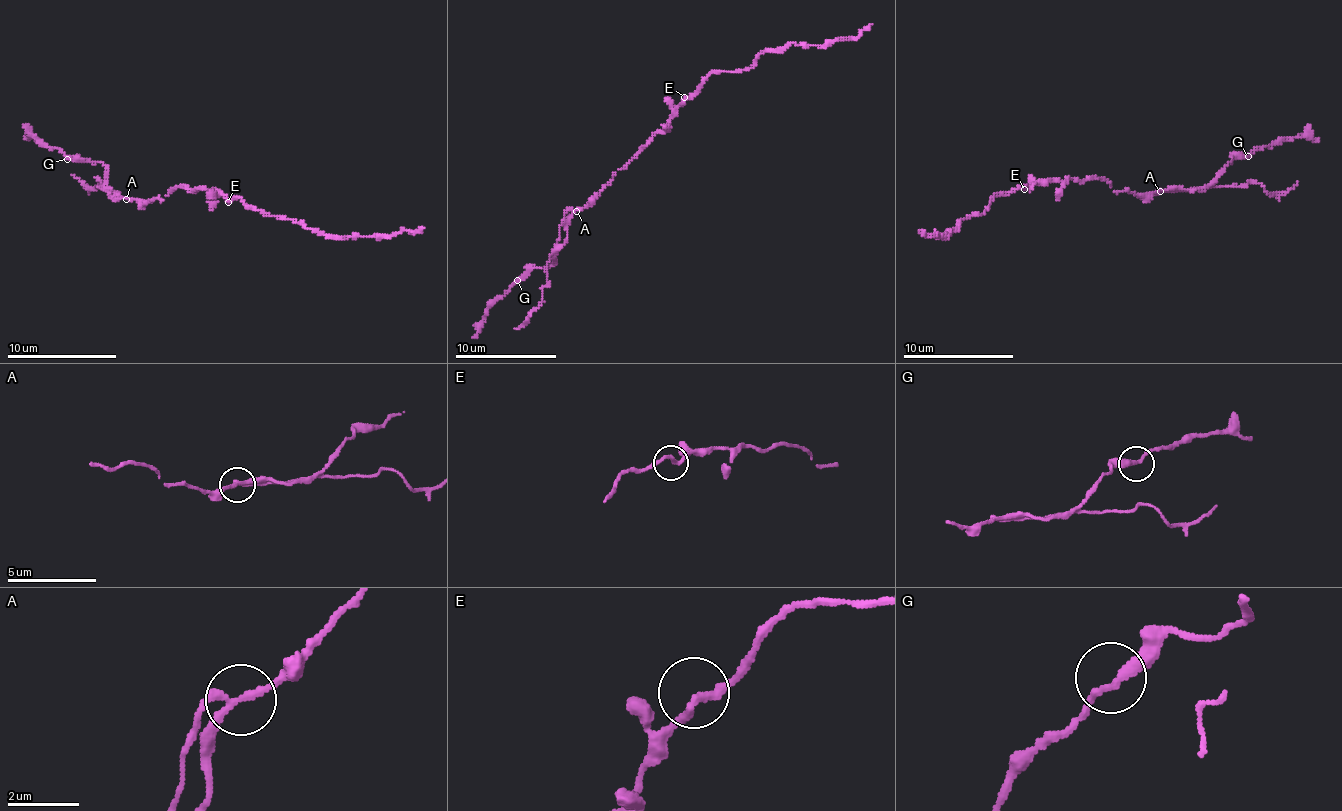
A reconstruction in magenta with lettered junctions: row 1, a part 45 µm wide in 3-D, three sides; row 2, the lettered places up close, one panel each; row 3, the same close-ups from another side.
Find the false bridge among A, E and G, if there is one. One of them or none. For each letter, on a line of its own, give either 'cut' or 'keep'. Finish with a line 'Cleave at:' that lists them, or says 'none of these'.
A: cut
E: keep
G: keep
Cleave at: A

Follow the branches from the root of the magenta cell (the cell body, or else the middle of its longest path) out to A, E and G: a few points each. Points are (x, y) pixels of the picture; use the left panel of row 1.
A: (190, 189), (176, 186), (163, 200), (126, 198)
E: (190, 189), (213, 191), (228, 202)
G: (190, 189), (176, 186), (163, 200), (122, 197), (107, 184), (108, 171), (101, 162), (67, 159)

